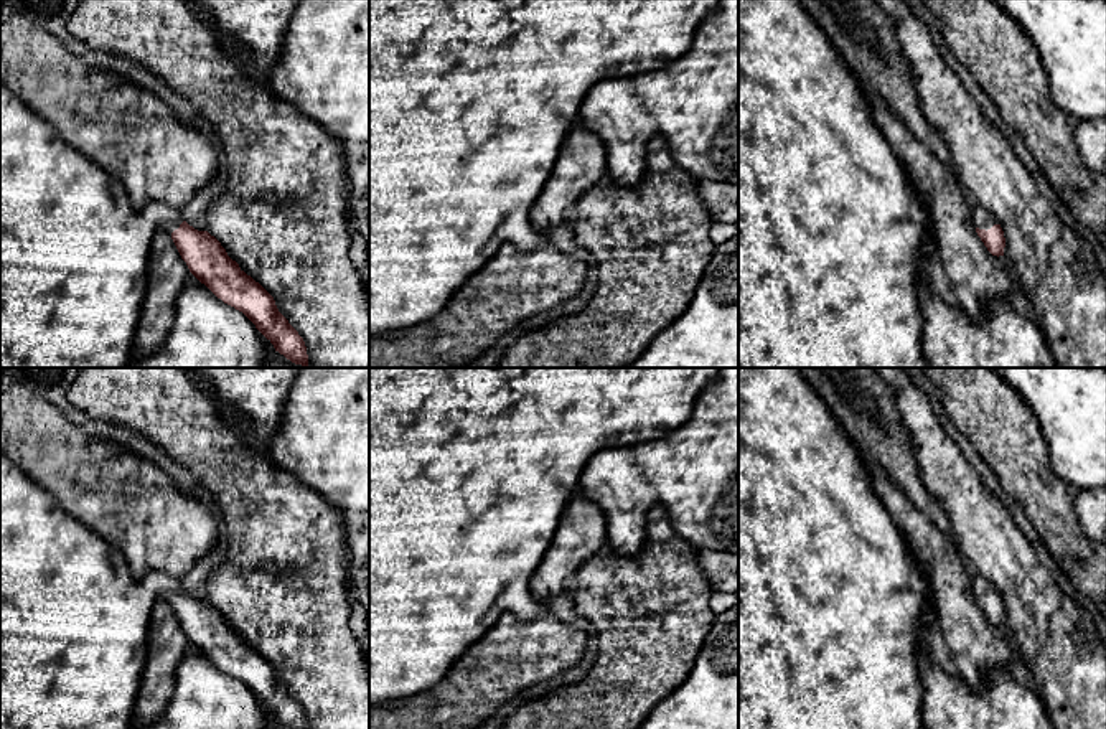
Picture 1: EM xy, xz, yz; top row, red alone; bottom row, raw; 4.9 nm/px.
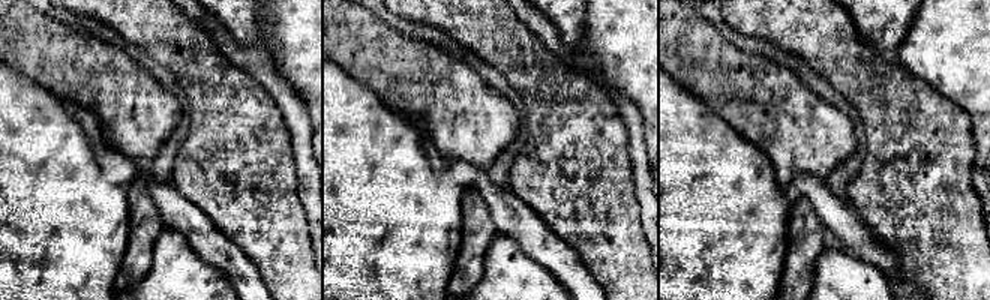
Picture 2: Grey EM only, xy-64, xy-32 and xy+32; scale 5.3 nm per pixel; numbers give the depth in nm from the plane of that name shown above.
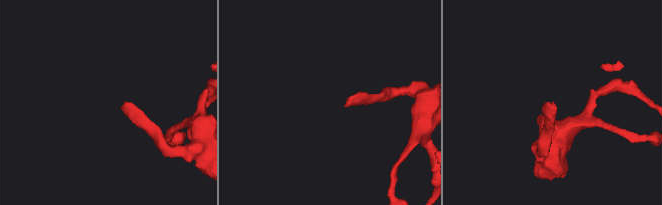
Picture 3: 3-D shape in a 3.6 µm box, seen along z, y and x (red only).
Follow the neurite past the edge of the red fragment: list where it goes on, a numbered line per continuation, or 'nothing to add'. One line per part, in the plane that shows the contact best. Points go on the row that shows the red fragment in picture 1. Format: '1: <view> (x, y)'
1: yz (983, 220)

